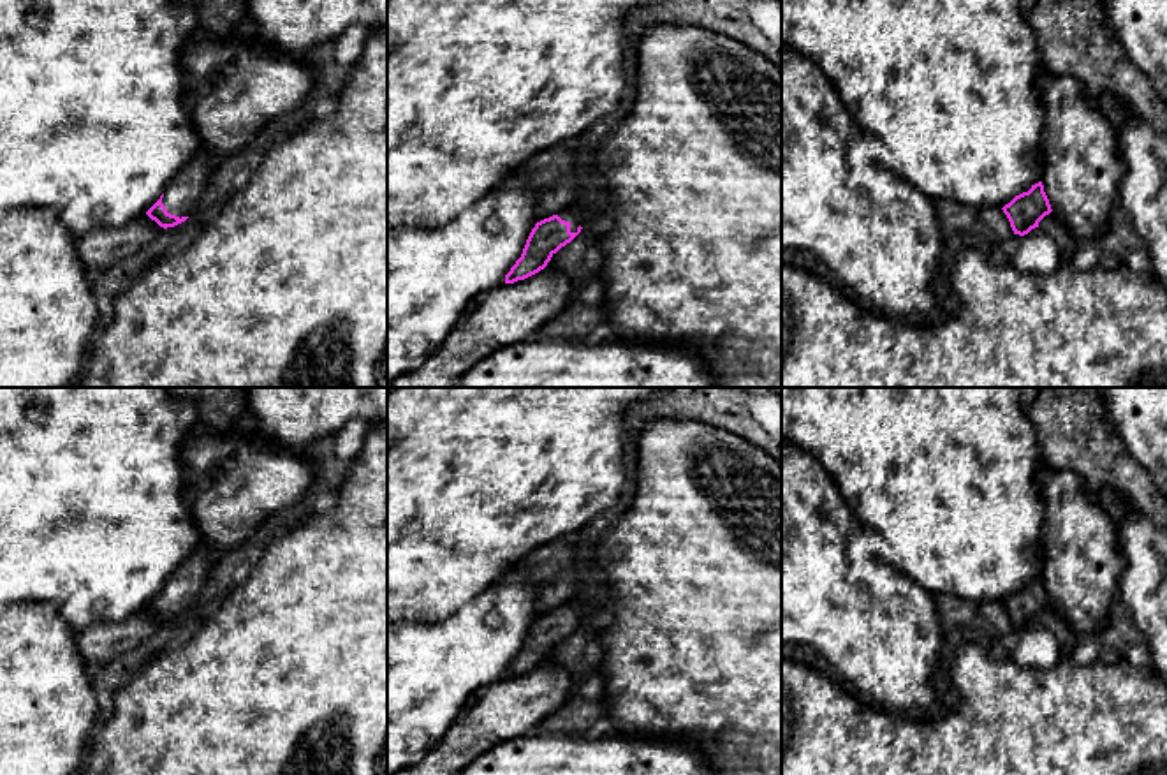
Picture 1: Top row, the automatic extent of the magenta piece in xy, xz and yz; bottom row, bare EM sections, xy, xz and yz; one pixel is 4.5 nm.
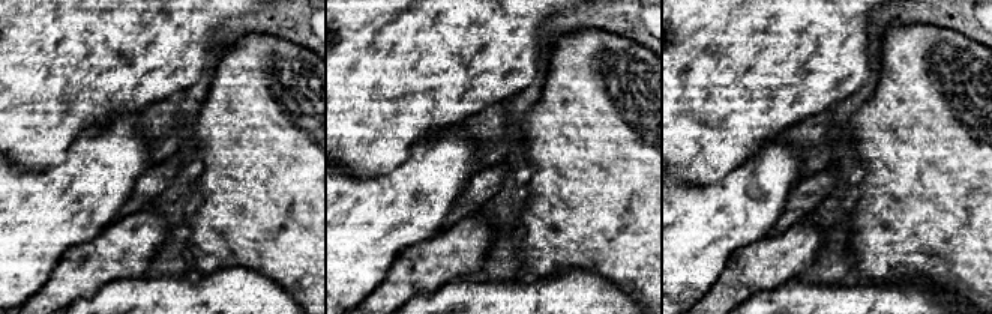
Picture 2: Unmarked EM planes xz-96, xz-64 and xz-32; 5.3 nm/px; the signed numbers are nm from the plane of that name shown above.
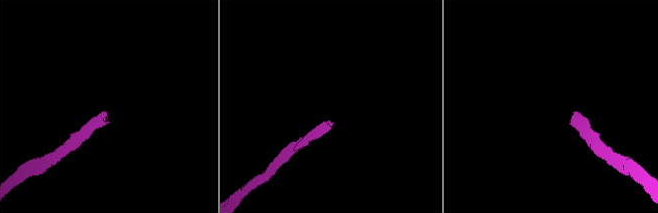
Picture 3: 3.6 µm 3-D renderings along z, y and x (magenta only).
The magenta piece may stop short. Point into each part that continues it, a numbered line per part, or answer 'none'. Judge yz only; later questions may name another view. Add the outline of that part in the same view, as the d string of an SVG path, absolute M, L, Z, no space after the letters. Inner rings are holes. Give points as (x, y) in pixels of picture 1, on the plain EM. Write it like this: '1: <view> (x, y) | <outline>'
none

